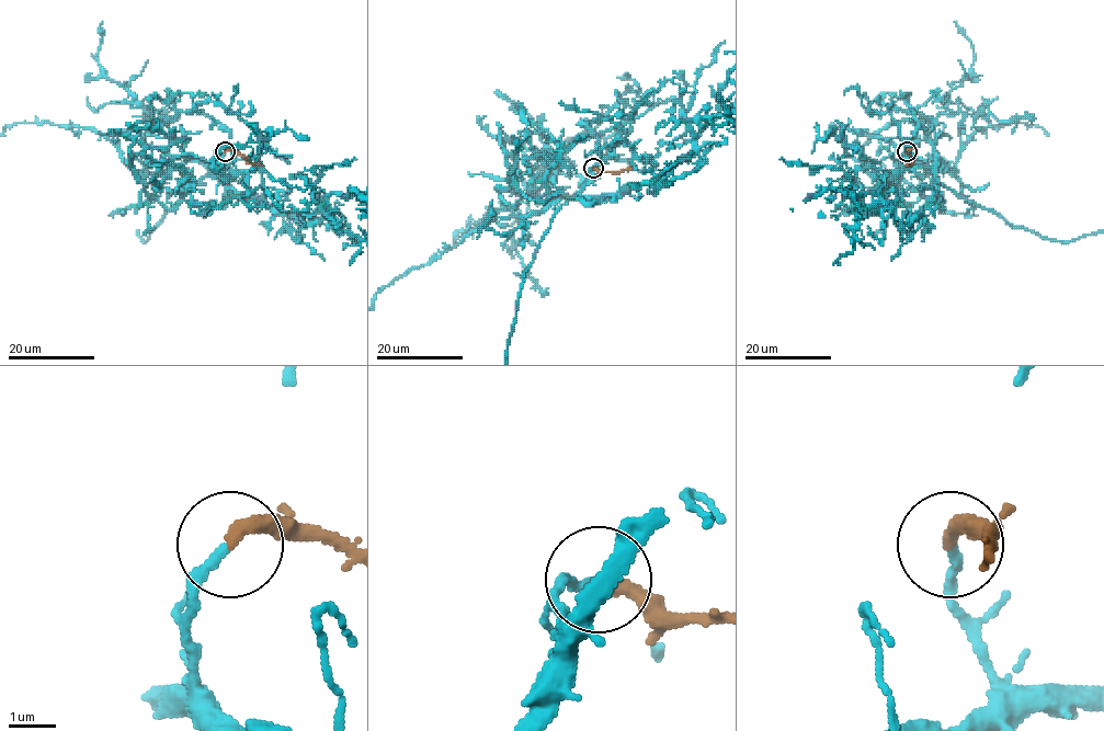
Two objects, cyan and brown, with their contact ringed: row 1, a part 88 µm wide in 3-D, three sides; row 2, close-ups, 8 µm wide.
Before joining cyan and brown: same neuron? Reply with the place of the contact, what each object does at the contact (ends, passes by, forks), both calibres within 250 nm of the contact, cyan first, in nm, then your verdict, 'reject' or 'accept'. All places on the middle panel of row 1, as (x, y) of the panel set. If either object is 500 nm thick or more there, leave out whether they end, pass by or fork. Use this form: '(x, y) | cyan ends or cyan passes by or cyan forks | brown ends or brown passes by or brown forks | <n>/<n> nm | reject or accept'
(593, 168) | cyan ends | brown ends | 190/320 nm | accept

